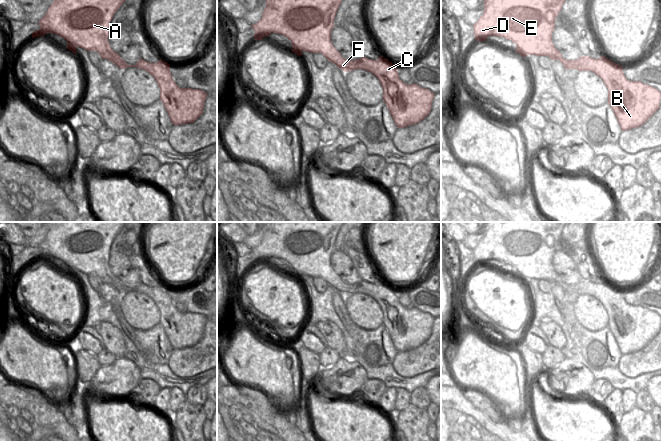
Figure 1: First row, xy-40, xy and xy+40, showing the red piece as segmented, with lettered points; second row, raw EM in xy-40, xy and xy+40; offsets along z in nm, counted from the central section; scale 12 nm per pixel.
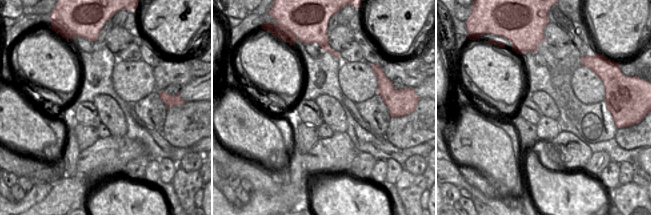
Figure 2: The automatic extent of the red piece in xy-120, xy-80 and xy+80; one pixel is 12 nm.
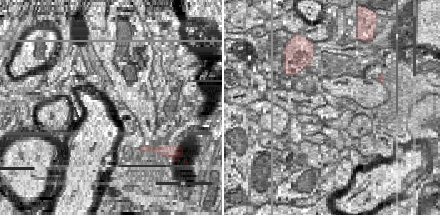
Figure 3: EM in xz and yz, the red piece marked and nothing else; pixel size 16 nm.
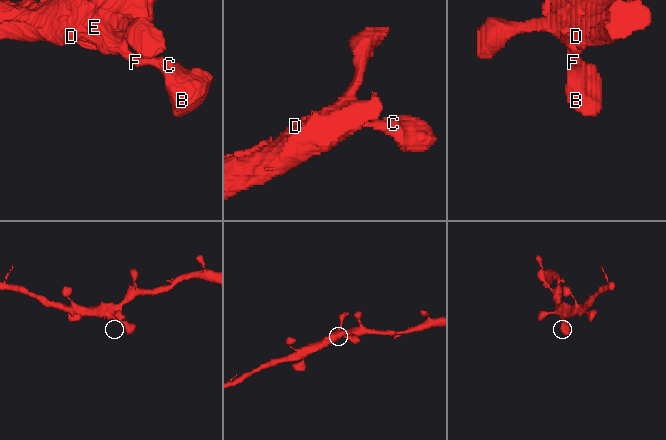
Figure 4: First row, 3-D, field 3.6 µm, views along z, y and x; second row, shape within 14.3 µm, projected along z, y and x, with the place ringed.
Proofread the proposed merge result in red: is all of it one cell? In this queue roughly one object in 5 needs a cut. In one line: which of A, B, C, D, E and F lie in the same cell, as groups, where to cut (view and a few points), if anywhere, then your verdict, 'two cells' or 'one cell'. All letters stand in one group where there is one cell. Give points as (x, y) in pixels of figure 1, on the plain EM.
groups A B C D E F; cut none; one cell

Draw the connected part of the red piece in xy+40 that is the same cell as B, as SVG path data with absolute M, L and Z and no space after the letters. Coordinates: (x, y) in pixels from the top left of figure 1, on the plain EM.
M484 222L484 237L473 249L476 265L486 265L488 260L503 261L516 268L516 276L527 279L548 280L559 284L565 293L591 295L598 299L608 313L608 328L613 334L622 355L643 349L660 331L661 316L641 305L626 303L621 289L604 280L593 283L582 280L577 284L566 284L552 266L555 243L566 222Z

